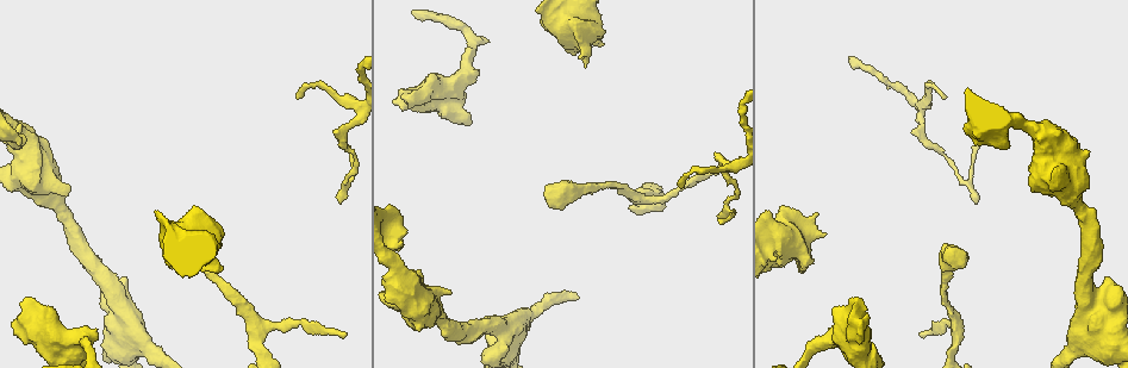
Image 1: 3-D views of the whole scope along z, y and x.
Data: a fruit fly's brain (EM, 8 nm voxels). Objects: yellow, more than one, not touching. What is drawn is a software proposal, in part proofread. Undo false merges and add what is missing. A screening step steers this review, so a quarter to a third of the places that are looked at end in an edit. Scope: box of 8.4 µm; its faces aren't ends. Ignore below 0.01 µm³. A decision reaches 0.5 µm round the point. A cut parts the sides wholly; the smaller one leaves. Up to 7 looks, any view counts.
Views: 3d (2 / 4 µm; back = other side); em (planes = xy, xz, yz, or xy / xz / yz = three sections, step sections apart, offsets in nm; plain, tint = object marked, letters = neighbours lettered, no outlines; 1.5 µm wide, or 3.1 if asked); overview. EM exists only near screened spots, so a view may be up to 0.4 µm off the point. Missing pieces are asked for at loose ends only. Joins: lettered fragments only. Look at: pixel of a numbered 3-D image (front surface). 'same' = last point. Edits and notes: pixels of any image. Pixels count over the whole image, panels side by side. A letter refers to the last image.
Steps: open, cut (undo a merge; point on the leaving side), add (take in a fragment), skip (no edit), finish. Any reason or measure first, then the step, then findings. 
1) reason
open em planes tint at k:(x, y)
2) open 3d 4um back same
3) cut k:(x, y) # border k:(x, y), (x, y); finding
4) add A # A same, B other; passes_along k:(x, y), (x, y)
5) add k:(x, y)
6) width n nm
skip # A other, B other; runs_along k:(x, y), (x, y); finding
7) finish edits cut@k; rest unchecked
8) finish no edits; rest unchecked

open em xz step 4 tint at 1:(975, 202)

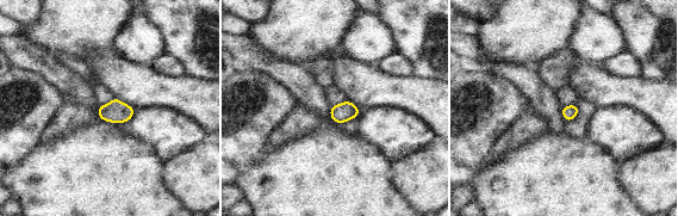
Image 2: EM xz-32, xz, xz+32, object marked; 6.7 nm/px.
open em xz step 4 letters same

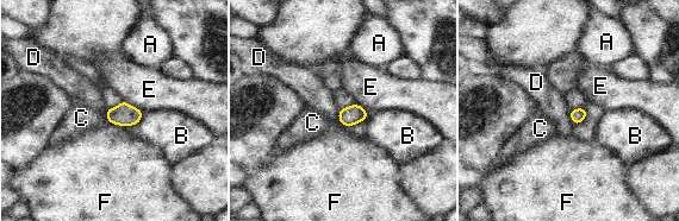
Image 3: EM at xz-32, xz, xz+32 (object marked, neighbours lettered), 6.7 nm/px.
width 100 nm
skip # A other, B other, C other, D other, E other, F other; border 3:(340, 108), (338, 124); no lettered fragment goes on from it

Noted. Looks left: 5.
open 3d 4um back at 1:(341, 138)

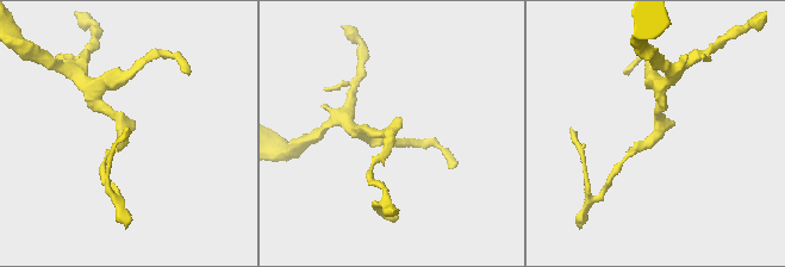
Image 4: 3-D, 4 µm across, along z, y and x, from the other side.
open em planes letters at 4:(119, 133)

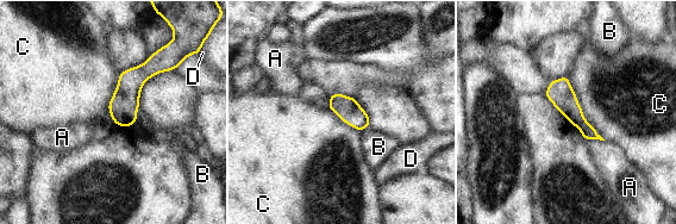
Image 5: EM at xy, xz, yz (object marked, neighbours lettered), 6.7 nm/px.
skip # A other, B other, C other, D other; runs_along 5:(168, 53), (129, 88), (118, 122); all the same neuron

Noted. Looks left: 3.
open 3d 4um at 1:(604, 44)

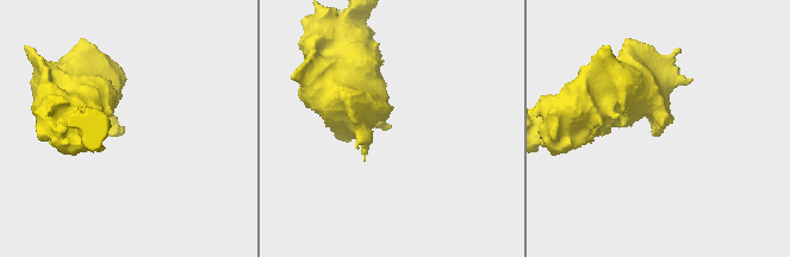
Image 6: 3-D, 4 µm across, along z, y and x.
open em xy step 4 letters at 6:(655, 132)

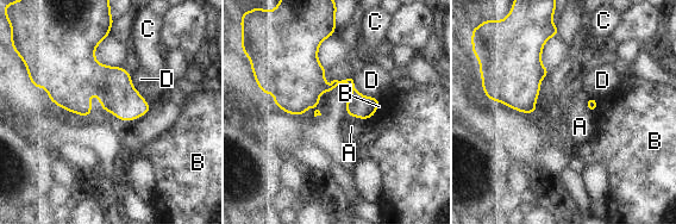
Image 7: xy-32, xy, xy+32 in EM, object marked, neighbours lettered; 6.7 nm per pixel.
another direction
open em planes letters same

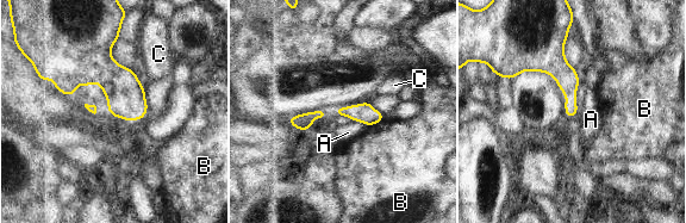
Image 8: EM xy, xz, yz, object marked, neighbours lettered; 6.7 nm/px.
skip # A other, B other, C other; border 8:(351, 119), (360, 121), (367, 125); none of them fits

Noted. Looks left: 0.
finish no edits; rest unchecked

